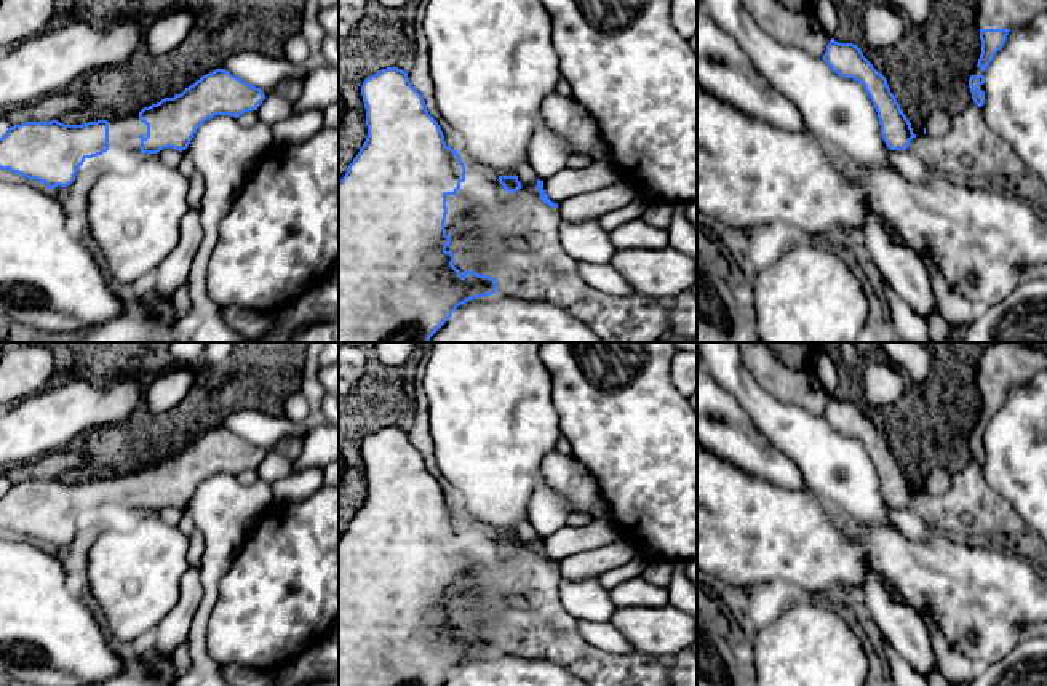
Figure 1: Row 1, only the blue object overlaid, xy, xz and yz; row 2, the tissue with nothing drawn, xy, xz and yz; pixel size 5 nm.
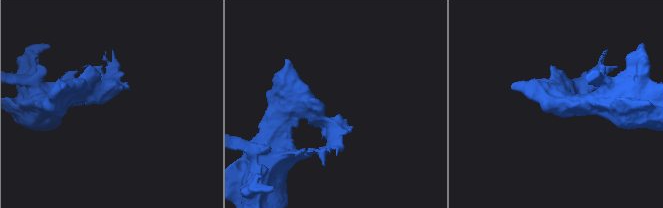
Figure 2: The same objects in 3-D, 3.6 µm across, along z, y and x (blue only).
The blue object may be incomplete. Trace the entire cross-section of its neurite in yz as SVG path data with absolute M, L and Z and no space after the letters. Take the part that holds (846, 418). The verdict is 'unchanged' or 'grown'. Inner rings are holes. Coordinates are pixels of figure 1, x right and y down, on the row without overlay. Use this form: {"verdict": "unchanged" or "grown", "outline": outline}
{"verdict": "unchanged", "outline": "M831 397L822 417L838 433L854 437L863 443L878 470L887 507L906 509L911 497L916 496L911 481L890 451L886 435L873 425L862 408L854 401L839 401Z"}

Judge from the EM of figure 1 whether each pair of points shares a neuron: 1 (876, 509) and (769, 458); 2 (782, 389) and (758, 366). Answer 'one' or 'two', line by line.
1: two
2: one

